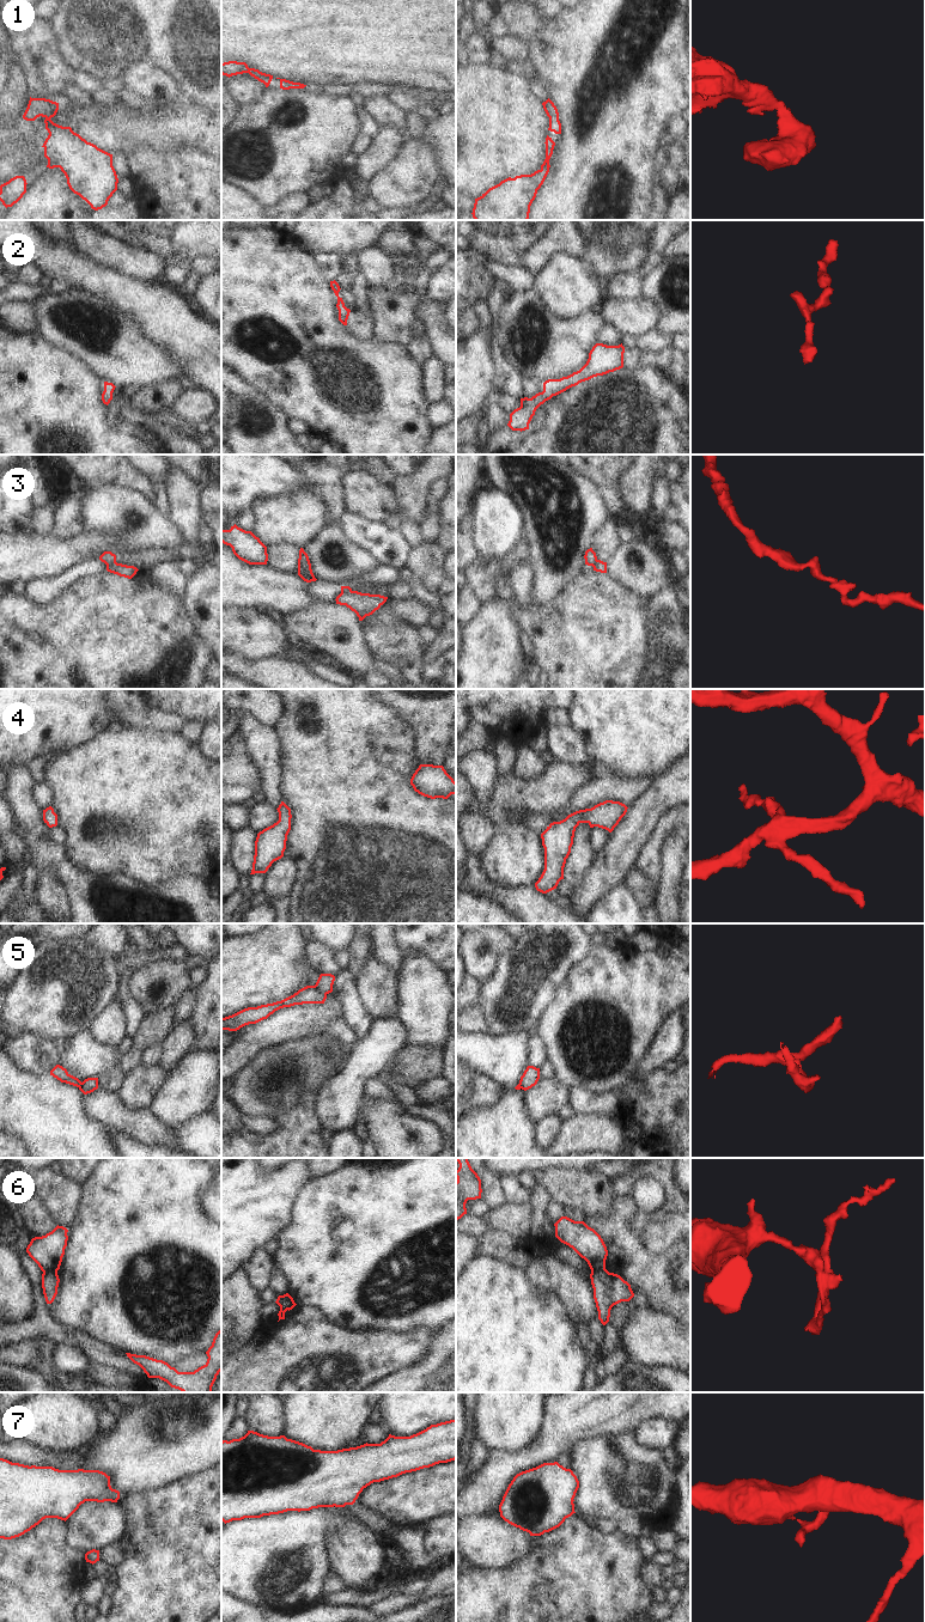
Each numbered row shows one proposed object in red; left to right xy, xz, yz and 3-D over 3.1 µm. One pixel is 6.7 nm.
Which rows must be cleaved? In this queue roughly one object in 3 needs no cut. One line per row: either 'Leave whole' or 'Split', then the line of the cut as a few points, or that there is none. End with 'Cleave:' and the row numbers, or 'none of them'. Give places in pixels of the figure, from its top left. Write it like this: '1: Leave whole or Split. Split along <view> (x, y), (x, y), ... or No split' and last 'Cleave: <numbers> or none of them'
1: Leave whole. No split
2: Leave whole. No split
3: Split. Split along xy (116, 562), (107, 565)
4: Leave whole. No split
5: Split. Split along xz (312, 986), (326, 994)
6: Split. Split along xy (43, 1270), (56, 1272)
7: Leave whole. No split
Cleave: 3, 5, 6

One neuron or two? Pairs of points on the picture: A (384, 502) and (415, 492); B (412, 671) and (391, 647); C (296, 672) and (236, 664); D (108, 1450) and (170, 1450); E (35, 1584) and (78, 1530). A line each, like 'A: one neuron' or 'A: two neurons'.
A: two neurons
B: one neuron
C: one neuron
D: one neuron
E: two neurons

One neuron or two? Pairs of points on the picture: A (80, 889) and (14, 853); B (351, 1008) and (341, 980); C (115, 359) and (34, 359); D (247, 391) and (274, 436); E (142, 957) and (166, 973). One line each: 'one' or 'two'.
A: two
B: one
C: two
D: one
E: two

